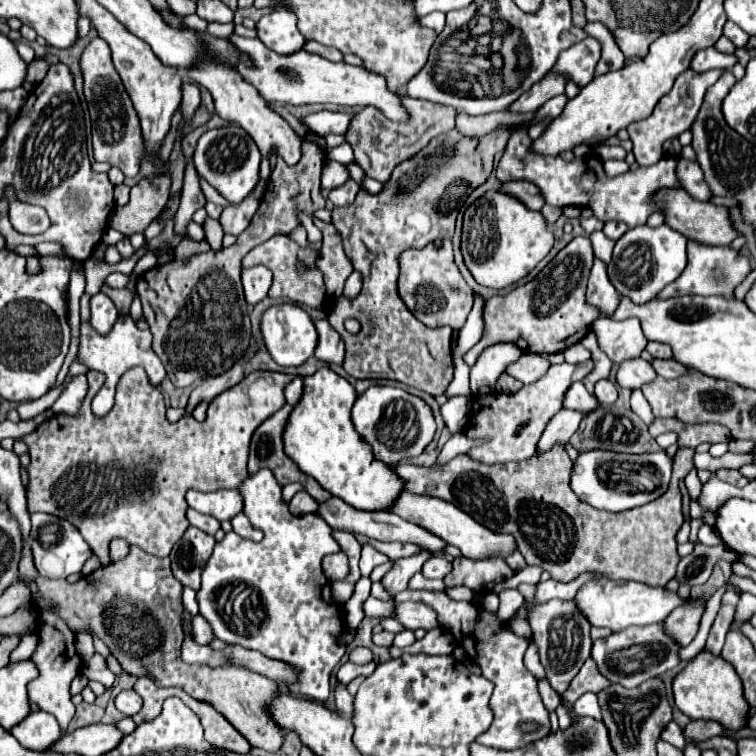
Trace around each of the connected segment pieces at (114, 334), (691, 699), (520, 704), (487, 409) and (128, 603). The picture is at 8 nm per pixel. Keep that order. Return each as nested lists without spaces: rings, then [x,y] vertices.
[[[119,315],[117,321],[115,321],[115,325],[113,325],[113,329],[111,329],[111,333],[107,333],[107,335],[99,335],[99,333],[89,325],[89,321],[81,323],[79,359],[81,359],[89,369],[95,369],[95,371],[105,373],[106,377],[105,383],[91,403],[91,409],[96,416],[102,417],[112,409],[115,402],[115,392],[118,381],[121,379],[121,375],[123,375],[125,371],[129,371],[131,367],[141,365],[141,367],[147,371],[147,375],[149,375],[149,379],[151,379],[153,385],[159,385],[159,383],[163,381],[165,369],[163,369],[163,363],[159,361],[159,357],[157,357],[157,355],[153,353],[153,349],[151,349],[151,339],[153,339],[153,337],[151,337],[151,331],[139,331],[139,329],[135,327],[135,321],[131,319],[131,315]]]
[[[701,651],[697,653],[673,679],[673,697],[675,697],[675,705],[681,713],[685,713],[689,719],[713,719],[719,721],[725,729],[741,729],[747,725],[747,713],[749,713],[749,705],[743,697],[743,685],[739,675],[735,673],[733,665],[729,665],[721,655],[713,655],[711,651]]]
[[[407,589],[395,597],[395,603],[401,603],[401,601],[423,601],[425,605],[435,609],[439,615],[441,627],[445,627],[455,637],[455,641],[467,651],[467,655],[479,663],[483,677],[495,685],[495,691],[491,697],[491,709],[495,719],[493,719],[493,725],[483,735],[477,737],[477,743],[495,747],[495,749],[519,749],[551,733],[549,713],[541,703],[541,697],[537,691],[537,679],[527,671],[523,663],[523,655],[529,647],[529,639],[513,635],[507,623],[499,621],[495,613],[489,613],[477,607],[475,603],[453,601],[443,591]]]
[[[585,361],[579,365],[571,363],[551,365],[549,371],[537,383],[523,385],[517,393],[493,391],[475,397],[471,405],[472,418],[469,427],[465,429],[465,435],[469,439],[485,439],[485,443],[469,449],[467,455],[473,457],[475,461],[481,461],[483,465],[529,459],[537,451],[537,441],[543,435],[547,423],[561,409],[565,389],[569,389],[571,383],[583,379],[591,371],[593,371],[593,361]]]
[[[129,545],[127,557],[121,561],[115,561],[111,565],[101,567],[101,571],[93,571],[91,575],[83,577],[77,583],[69,583],[65,579],[45,579],[37,577],[37,587],[41,595],[49,601],[57,601],[57,611],[61,617],[69,623],[69,627],[77,633],[93,633],[99,637],[111,651],[111,655],[121,663],[123,671],[135,677],[149,675],[159,687],[179,687],[187,691],[193,699],[211,703],[213,709],[217,709],[225,719],[247,737],[247,741],[255,747],[261,747],[265,751],[277,751],[283,745],[283,733],[281,729],[265,715],[265,703],[277,695],[277,687],[271,679],[253,673],[245,669],[243,665],[223,663],[221,667],[209,667],[209,665],[187,665],[181,661],[181,641],[185,639],[185,629],[181,629],[181,613],[185,613],[181,595],[183,585],[173,577],[169,559],[159,559],[143,549],[137,549]]]

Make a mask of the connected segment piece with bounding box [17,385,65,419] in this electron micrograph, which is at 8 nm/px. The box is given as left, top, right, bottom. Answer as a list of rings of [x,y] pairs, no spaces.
[[[61,385],[57,391],[49,391],[47,395],[39,397],[39,399],[35,399],[35,401],[19,403],[19,405],[17,405],[17,413],[19,413],[19,417],[21,417],[21,419],[33,419],[33,417],[37,417],[39,413],[47,411],[47,409],[53,405],[55,397],[59,397],[59,393],[61,393],[63,387],[65,387],[65,385]]]

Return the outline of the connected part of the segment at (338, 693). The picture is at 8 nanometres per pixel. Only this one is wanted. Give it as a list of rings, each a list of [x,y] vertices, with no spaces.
[[[337,683],[337,689],[335,689],[335,701],[337,701],[337,709],[343,713],[343,715],[353,715],[353,695]]]

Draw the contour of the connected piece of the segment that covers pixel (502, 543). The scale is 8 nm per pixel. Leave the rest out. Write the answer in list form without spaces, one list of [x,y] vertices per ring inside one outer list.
[[[401,491],[401,497],[397,497],[397,501],[393,501],[393,507],[389,507],[387,511],[389,513],[397,513],[399,517],[405,517],[405,521],[413,521],[415,525],[421,525],[423,529],[429,529],[433,535],[441,537],[449,545],[459,547],[461,553],[465,557],[469,557],[469,559],[507,557],[509,553],[513,553],[517,549],[511,535],[493,533],[493,531],[485,529],[473,517],[469,517],[467,513],[463,513],[461,509],[457,509],[453,503],[441,501],[437,497],[421,497],[421,495],[413,495],[413,493]]]

